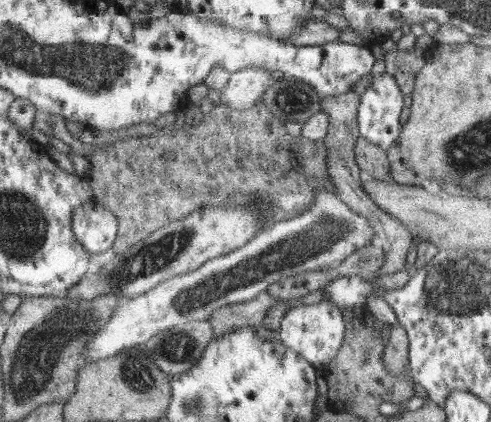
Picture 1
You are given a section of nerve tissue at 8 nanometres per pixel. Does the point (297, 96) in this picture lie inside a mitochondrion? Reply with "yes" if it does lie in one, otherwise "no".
yes

